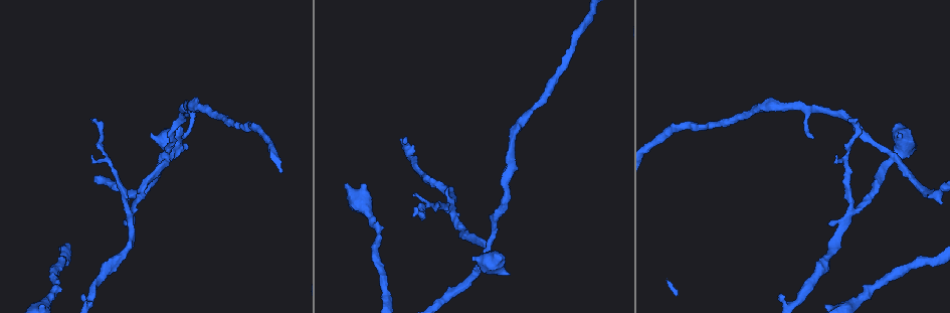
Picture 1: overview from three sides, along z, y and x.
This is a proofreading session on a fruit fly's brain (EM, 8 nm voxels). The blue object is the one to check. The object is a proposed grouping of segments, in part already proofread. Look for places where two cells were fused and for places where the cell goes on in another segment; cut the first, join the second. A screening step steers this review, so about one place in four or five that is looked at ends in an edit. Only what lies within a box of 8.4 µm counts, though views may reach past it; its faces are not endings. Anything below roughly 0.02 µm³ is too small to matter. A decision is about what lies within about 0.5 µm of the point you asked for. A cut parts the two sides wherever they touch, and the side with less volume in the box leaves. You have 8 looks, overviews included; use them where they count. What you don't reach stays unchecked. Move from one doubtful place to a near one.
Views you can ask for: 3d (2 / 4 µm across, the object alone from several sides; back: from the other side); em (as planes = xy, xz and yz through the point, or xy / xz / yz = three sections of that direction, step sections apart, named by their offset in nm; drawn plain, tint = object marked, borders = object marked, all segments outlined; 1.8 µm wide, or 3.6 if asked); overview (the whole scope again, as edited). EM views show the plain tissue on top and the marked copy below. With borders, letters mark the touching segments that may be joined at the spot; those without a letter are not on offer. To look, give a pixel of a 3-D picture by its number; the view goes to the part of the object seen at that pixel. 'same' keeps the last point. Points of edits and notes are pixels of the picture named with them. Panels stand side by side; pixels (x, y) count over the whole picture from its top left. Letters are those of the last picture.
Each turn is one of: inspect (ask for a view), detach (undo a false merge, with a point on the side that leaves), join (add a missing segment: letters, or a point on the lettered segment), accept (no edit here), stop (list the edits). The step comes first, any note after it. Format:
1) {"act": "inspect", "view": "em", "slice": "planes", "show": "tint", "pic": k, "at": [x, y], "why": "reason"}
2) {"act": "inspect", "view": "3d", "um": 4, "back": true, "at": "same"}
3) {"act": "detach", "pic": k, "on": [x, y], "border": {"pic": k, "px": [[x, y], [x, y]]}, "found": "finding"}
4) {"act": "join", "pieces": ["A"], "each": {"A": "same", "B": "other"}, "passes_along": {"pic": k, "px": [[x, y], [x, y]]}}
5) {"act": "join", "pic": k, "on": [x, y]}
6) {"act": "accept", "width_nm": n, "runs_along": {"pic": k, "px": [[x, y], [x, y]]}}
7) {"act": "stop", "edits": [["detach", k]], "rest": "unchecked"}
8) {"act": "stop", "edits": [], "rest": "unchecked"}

{"act": "inspect", "view": "3d", "um": 4, "pic": 1, "at": [837, 155], "why": "thin end"}

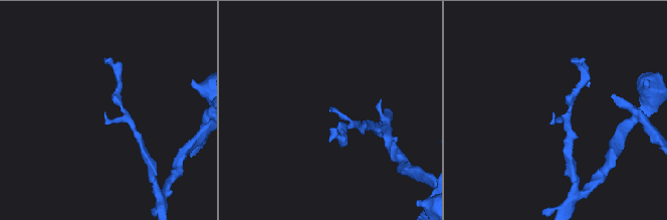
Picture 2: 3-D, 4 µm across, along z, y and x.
{"act": "inspect", "view": "em", "slice": "xz", "step": 16, "show": "borders", "pic": 2, "at": [553, 113]}

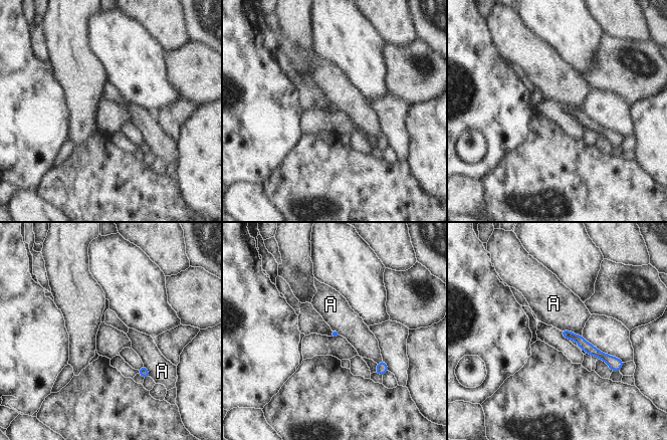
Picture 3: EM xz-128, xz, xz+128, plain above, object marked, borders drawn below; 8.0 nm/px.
{"act": "inspect", "view": "em", "slice": "planes", "show": "borders", "at": "same", "why": "another direction"}

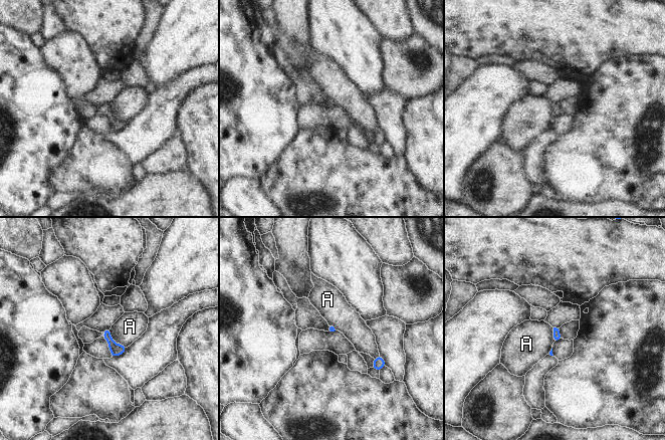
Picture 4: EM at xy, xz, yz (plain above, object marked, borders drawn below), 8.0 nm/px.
{"act": "accept", "longest_contact_nm": ["A", 200], "each": {"A": "other"}, "found": "none of them fits"}

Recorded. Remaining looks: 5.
{"act": "inspect", "view": "3d", "um": 4, "pic": 1, "at": [858, 209], "why": "three-way junction"}

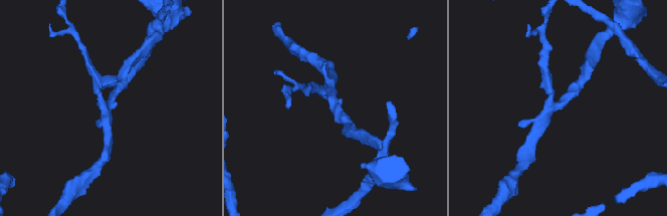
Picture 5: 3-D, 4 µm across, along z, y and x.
{"act": "inspect", "view": "em", "slice": "yz", "step": 4, "show": "tint", "pic": 5, "at": [335, 102], "arms": 3, "arm_widths_nm": [170, 190, 190]}

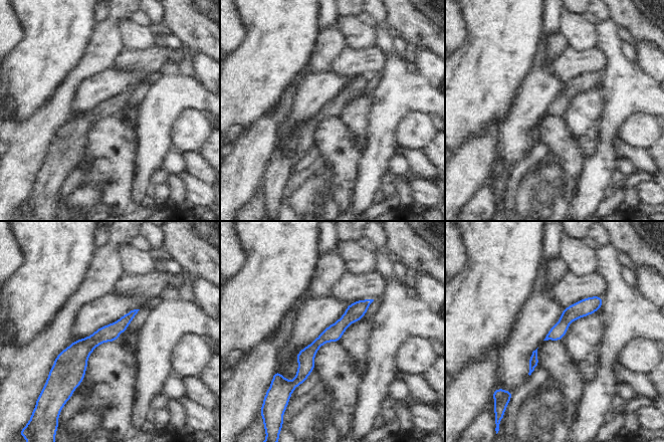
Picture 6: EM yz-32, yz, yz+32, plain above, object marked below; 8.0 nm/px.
{"act": "inspect", "view": "em", "slice": "planes", "show": "borders", "at": "same"}

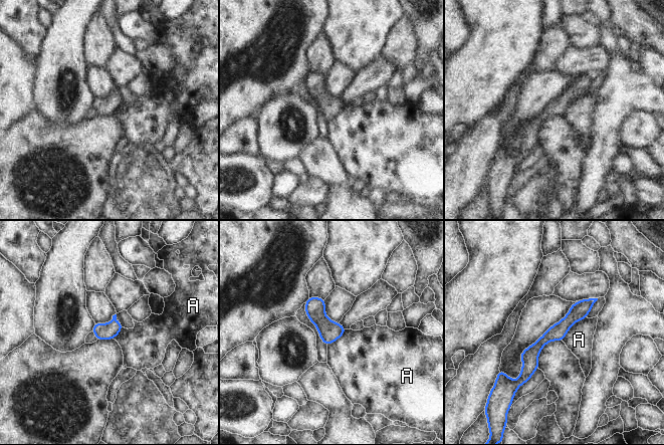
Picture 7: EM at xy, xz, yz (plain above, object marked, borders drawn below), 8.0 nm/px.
{"act": "accept", "longest_contact_nm": ["A", 280], "each": {"A": "other"}, "found": "one cell here"}

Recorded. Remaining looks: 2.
{"act": "inspect", "view": "em", "slice": "planes", "show": "borders", "pic": 1, "at": [779, 295], "why": "end of a long branch"}

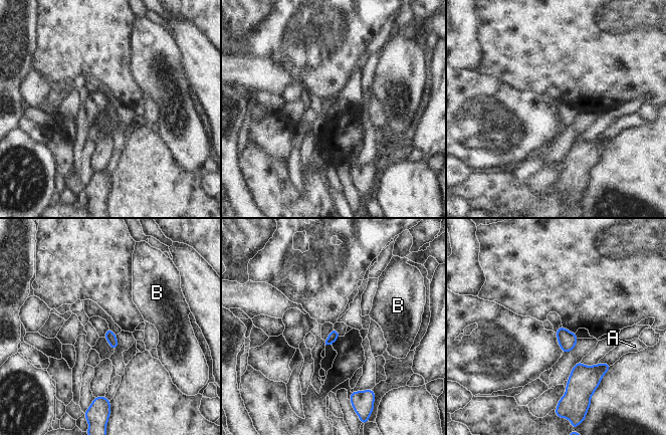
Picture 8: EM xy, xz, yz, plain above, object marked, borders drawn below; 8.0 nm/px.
{"act": "accept", "each": {"A": "other", "B": "other"}, "border": {"pic": 8, "px": [[598, 363], [609, 363], [612, 365]]}, "found": "no lettered segment goes on from it"}

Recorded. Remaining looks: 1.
{"act": "stop", "edits": [], "rest": "unchecked"}

